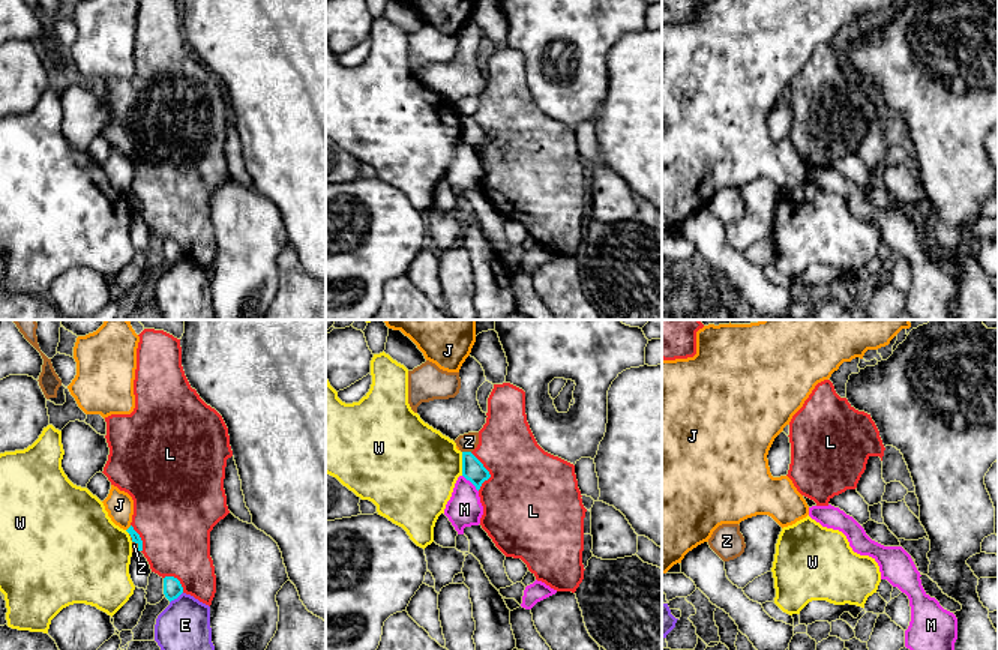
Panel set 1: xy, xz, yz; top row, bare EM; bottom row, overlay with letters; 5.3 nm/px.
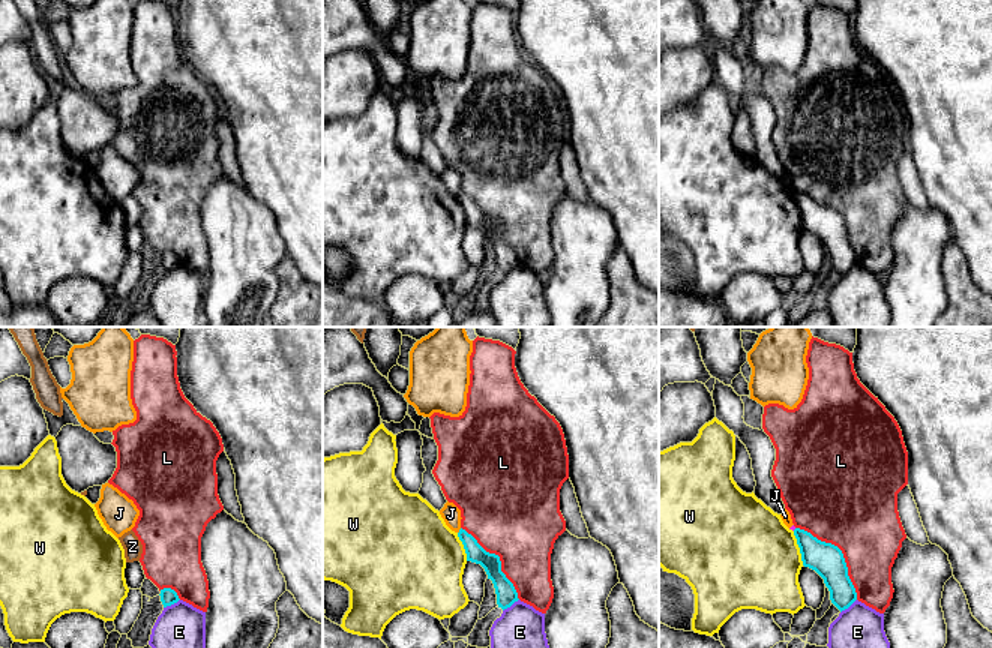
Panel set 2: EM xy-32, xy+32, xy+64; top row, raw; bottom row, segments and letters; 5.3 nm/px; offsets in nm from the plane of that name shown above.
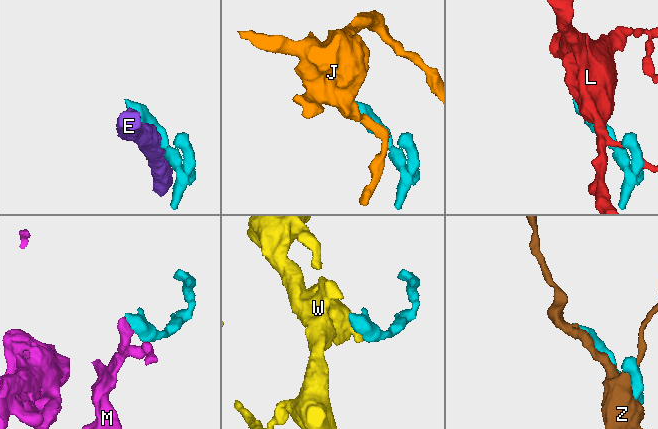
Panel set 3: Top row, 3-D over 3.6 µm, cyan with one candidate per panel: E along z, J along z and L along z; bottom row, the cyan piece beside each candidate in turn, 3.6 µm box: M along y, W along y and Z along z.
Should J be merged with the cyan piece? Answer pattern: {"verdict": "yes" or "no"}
{"verdict": "no"}

